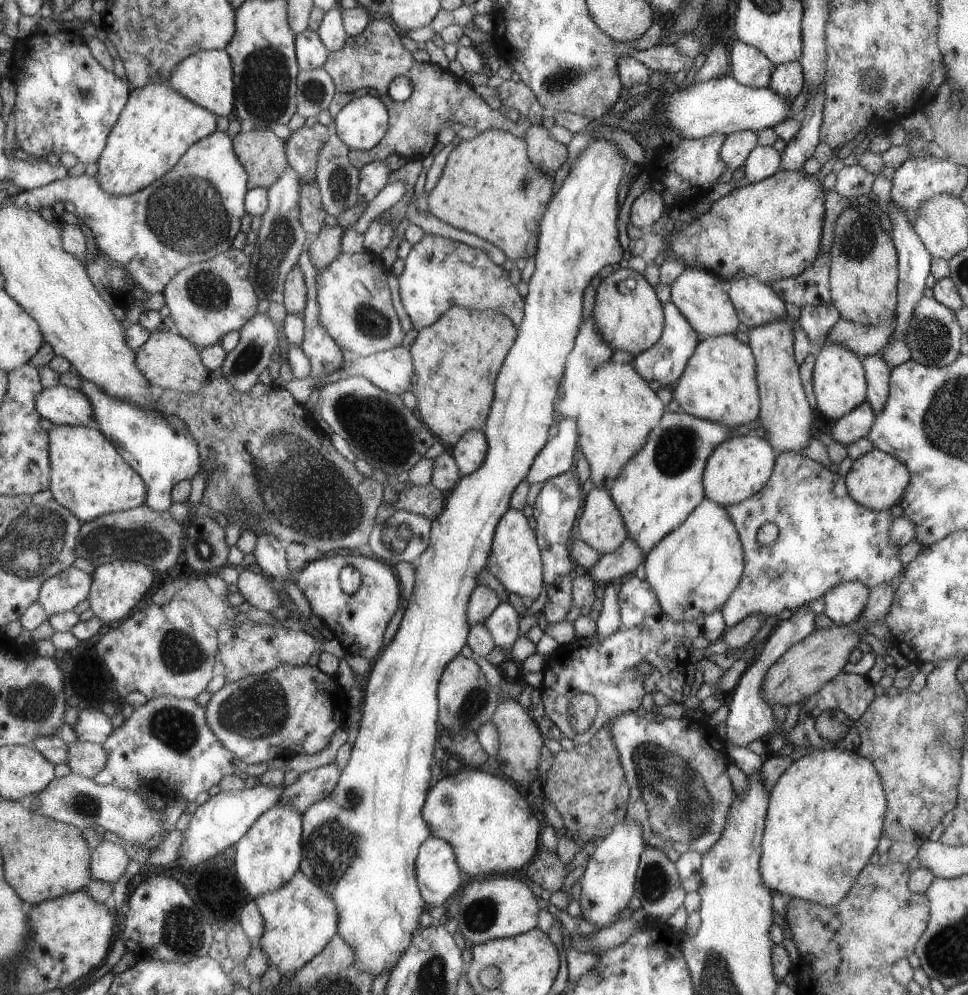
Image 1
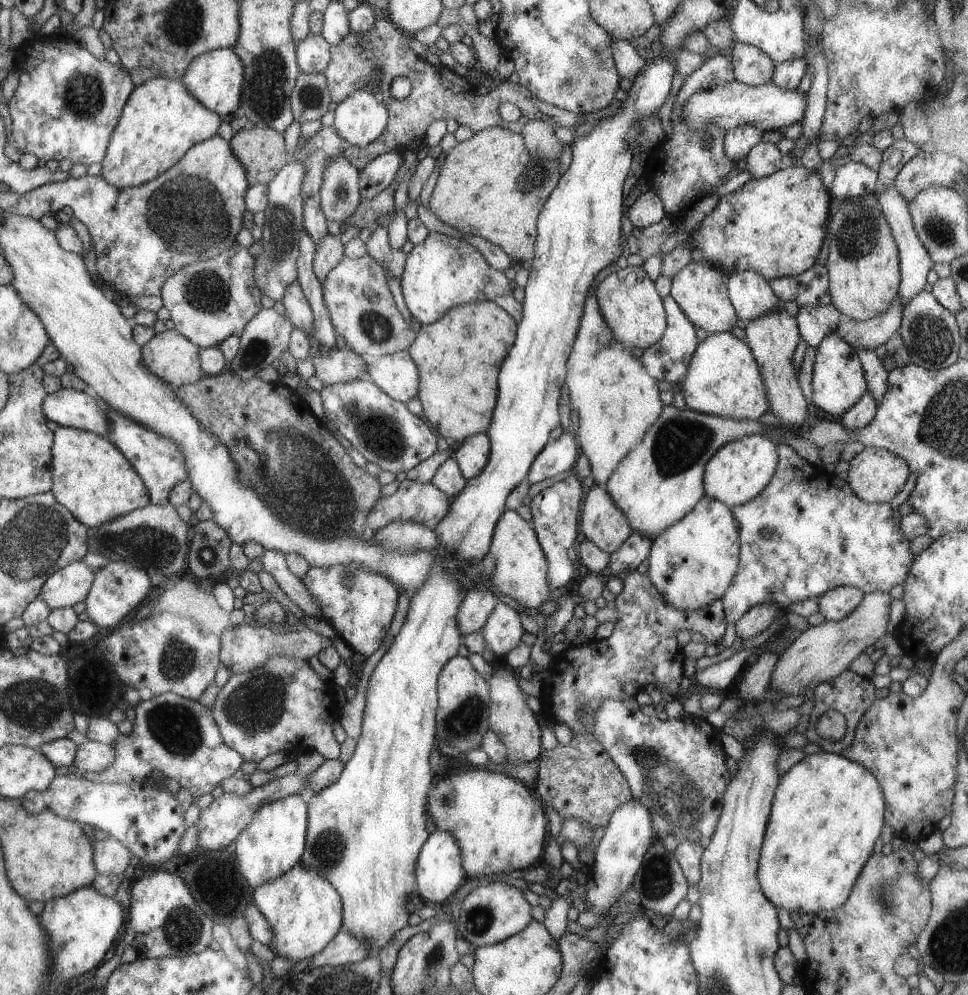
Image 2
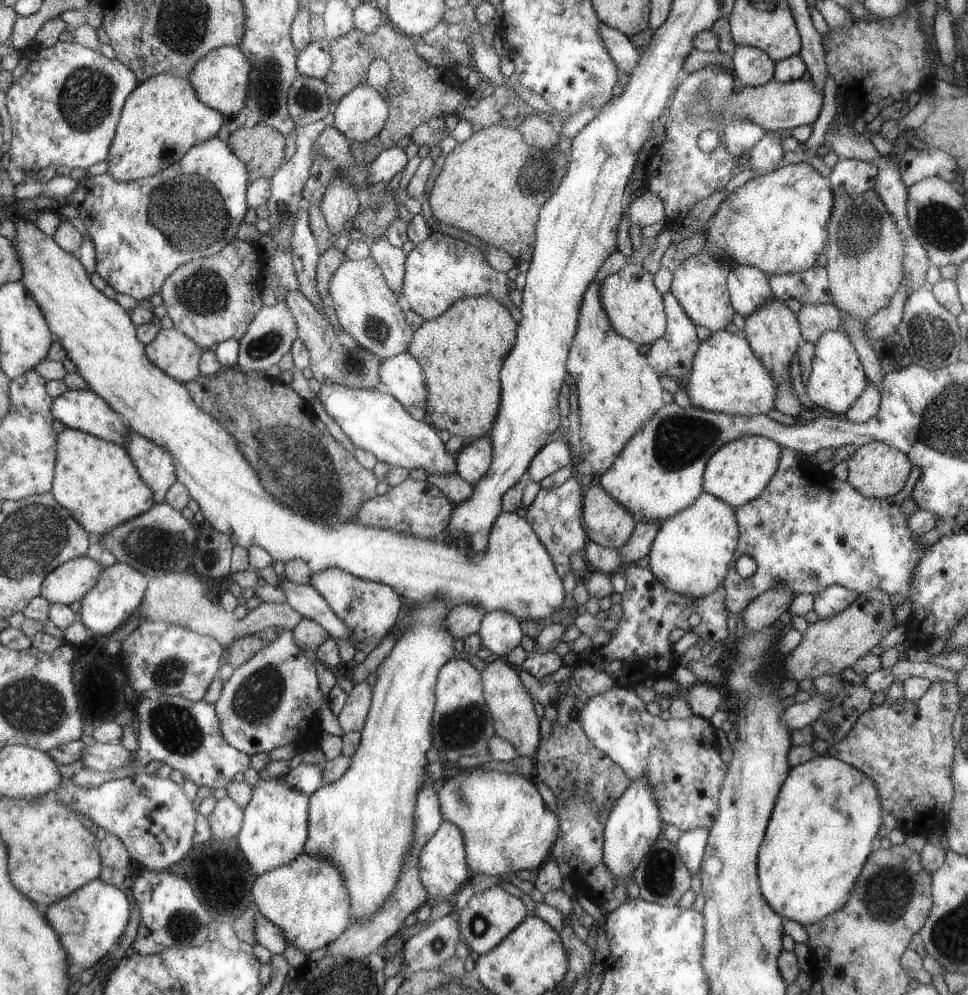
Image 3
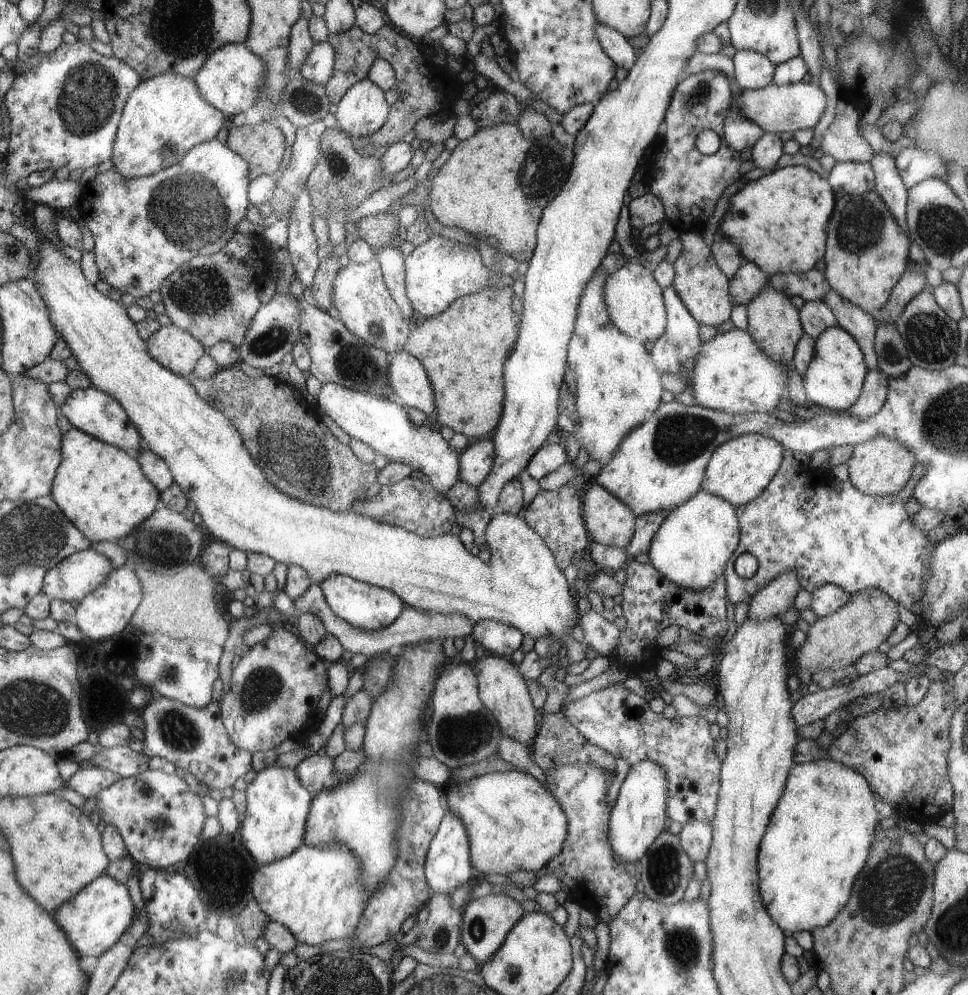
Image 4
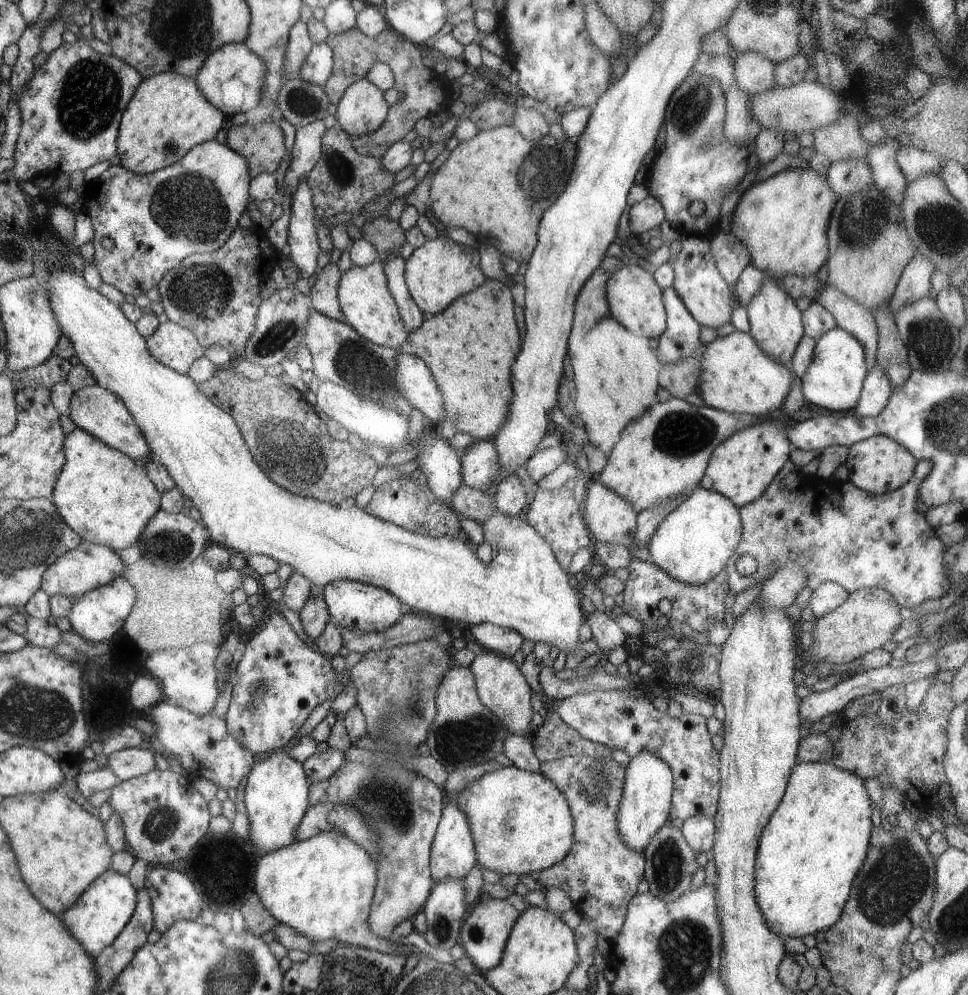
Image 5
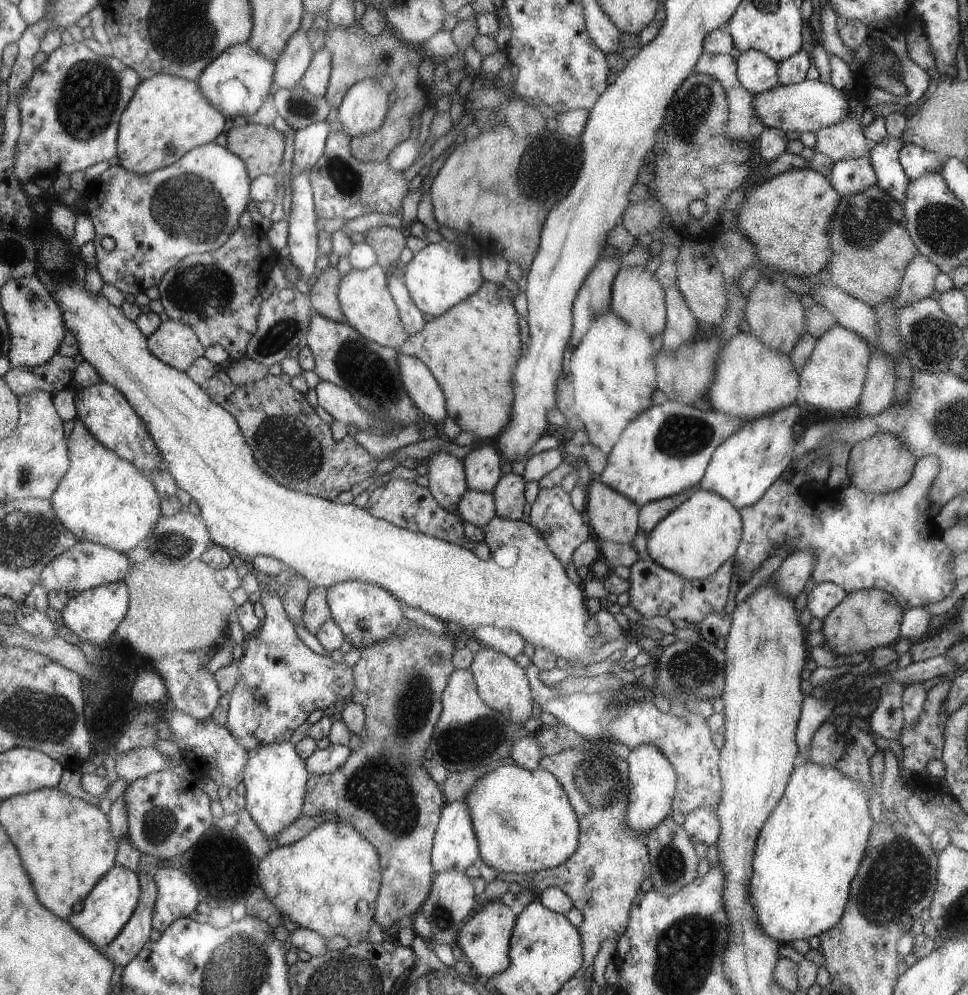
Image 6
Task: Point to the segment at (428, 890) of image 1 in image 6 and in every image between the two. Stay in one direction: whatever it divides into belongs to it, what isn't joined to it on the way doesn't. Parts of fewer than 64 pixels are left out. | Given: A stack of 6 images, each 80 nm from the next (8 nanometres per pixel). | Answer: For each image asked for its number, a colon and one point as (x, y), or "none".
2: (439, 871)
3: (442, 865)
4: (447, 865)
5: (453, 854)
6: (454, 847)

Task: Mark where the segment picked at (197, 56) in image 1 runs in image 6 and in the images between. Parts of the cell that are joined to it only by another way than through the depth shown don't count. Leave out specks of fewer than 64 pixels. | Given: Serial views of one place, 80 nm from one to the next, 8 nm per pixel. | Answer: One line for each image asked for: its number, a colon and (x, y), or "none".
2: (214, 78)
3: (220, 79)
4: (228, 80)
5: (232, 78)
6: (236, 81)

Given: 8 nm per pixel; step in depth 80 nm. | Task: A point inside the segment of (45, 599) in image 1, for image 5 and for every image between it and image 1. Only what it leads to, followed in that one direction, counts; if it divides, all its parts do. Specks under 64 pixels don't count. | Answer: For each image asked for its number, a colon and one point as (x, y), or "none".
2: (66, 587)
3: (72, 581)
4: (75, 577)
5: (89, 566)

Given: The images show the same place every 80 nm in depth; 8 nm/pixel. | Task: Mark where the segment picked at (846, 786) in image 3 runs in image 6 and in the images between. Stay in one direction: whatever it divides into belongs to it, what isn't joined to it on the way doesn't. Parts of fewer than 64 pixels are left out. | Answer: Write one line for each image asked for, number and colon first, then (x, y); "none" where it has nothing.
4: (818, 839)
5: (813, 845)
6: (808, 850)

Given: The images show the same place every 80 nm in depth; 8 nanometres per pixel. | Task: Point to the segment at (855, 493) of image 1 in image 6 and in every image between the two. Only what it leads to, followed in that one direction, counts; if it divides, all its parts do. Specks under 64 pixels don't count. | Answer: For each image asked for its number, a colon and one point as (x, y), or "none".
2: (875, 475)
3: (876, 470)
4: (878, 466)
5: (878, 464)
6: (882, 463)

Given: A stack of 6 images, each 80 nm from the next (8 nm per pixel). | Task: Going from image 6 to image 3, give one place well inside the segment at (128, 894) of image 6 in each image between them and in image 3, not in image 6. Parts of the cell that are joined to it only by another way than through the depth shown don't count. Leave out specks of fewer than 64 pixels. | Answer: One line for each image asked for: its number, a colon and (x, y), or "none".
3: (90, 922)
4: (95, 920)
5: (104, 910)

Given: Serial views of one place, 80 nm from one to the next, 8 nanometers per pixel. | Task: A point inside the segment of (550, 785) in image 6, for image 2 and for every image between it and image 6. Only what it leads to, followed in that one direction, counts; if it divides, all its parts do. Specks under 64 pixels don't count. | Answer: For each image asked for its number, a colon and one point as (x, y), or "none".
2: (499, 827)
3: (506, 828)
4: (514, 824)
5: (521, 823)

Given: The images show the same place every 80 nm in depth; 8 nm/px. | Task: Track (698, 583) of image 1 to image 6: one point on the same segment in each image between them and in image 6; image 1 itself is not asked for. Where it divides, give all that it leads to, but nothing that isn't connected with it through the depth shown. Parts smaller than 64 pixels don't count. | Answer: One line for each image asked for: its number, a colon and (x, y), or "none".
2: (693, 562)
3: (692, 551)
4: (692, 546)
5: (696, 539)
6: (695, 539)

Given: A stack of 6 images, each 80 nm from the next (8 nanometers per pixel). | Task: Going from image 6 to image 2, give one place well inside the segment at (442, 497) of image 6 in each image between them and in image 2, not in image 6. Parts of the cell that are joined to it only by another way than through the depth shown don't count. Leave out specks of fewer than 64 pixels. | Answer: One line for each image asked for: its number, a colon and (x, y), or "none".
2: (382, 430)
3: (370, 419)
4: (381, 423)
5: (442, 467)

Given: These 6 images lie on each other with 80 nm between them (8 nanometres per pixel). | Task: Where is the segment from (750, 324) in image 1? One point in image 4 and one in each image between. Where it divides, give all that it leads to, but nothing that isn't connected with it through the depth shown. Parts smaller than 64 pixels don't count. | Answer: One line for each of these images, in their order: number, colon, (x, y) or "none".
2: (751, 295)
3: (749, 288)
4: (747, 283)

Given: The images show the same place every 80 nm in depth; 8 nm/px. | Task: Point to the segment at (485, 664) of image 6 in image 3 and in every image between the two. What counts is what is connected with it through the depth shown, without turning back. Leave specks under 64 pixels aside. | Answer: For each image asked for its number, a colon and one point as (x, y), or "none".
3: (509, 704)
4: (503, 692)
5: (500, 686)

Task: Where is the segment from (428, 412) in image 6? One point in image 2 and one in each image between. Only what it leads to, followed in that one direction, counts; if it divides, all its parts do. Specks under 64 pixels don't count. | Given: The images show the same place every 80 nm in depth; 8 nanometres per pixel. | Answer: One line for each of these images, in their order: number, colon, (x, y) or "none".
2: (396, 374)
3: (401, 374)
4: (408, 380)
5: (413, 379)

